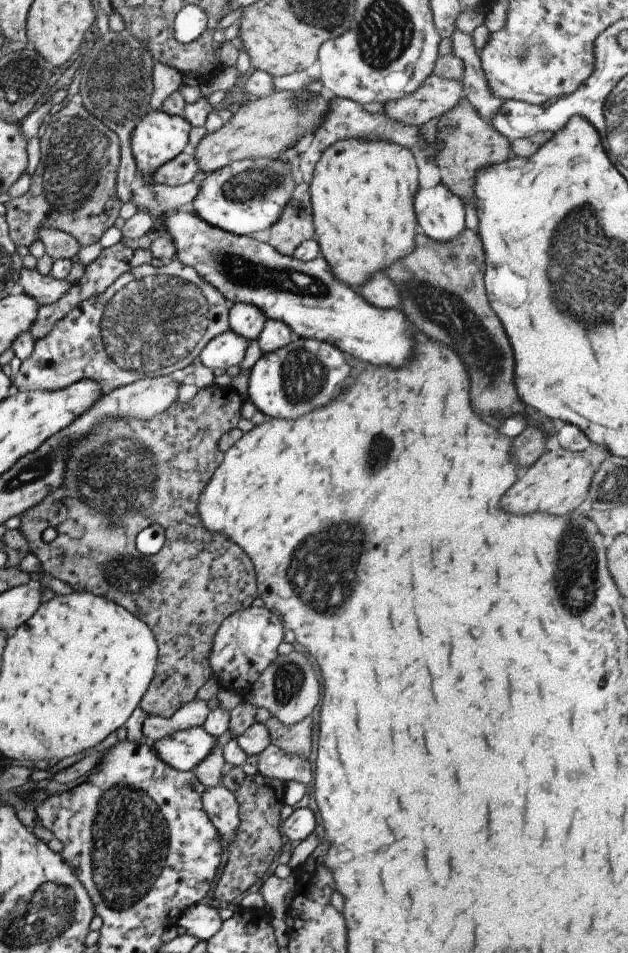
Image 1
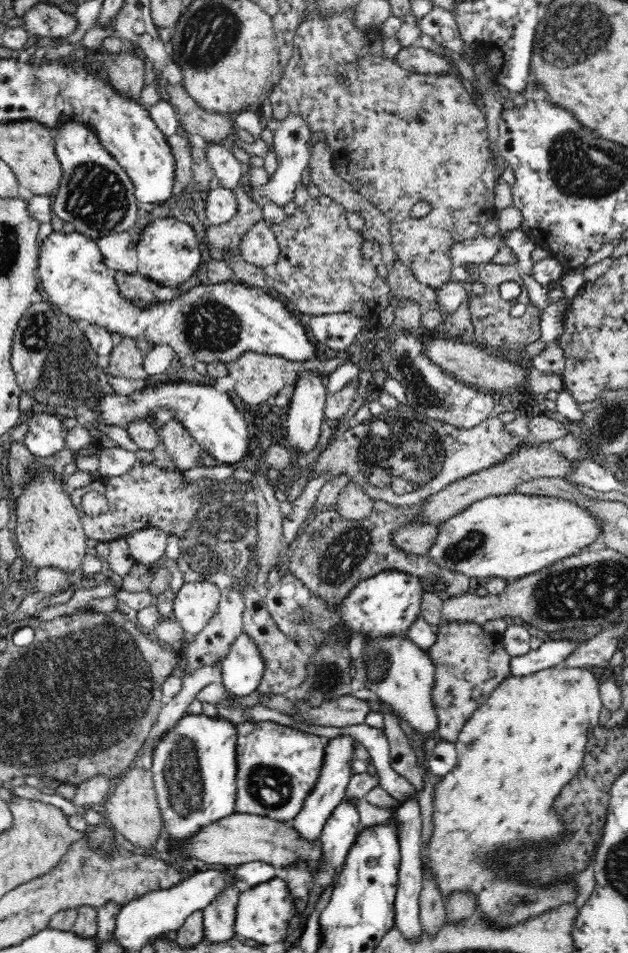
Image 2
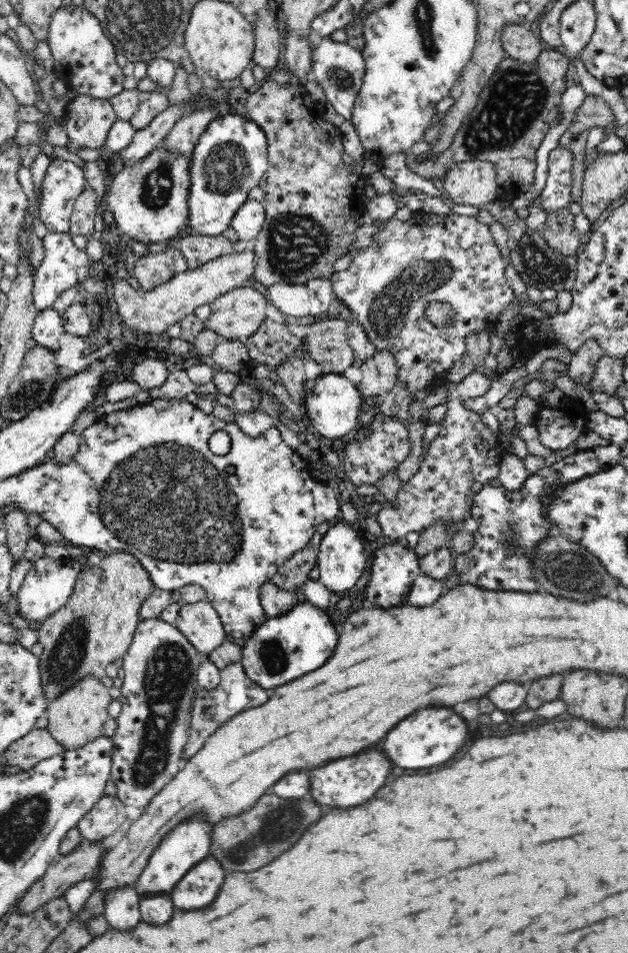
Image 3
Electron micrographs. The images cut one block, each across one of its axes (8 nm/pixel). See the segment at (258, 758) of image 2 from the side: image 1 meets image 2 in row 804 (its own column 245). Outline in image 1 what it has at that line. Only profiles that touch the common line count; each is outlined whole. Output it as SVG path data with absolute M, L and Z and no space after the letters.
M175 211L174 213L169 213L168 215L160 216L164 218L164 225L166 226L168 233L172 240L175 242L175 247L177 250L177 256L180 262L183 262L185 265L192 267L197 270L197 273L204 278L206 282L209 282L212 286L215 286L227 300L233 300L234 303L246 303L249 305L254 305L260 308L260 310L265 313L265 317L267 319L272 319L273 321L282 321L286 326L289 326L299 337L307 338L307 339L316 339L322 342L328 341L332 343L334 346L340 348L340 350L344 350L346 354L350 354L350 356L354 356L354 358L360 358L362 362L370 362L370 364L376 364L376 366L394 366L394 368L400 368L400 366L404 366L408 360L410 360L410 356L412 356L412 348L414 348L414 344L412 344L412 332L410 332L410 328L408 328L408 320L404 318L404 314L400 312L400 310L394 309L382 309L378 310L378 308L374 308L369 302L366 302L359 294L356 294L356 291L350 290L348 286L344 286L342 282L340 282L335 274L331 271L330 265L326 262L326 259L320 255L311 261L301 261L294 256L286 256L280 254L280 251L277 251L275 248L272 248L268 243L263 243L256 241L255 239L250 238L250 236L246 235L237 235L217 226L212 226L208 224L204 219L201 219L194 212L192 213L184 213Z

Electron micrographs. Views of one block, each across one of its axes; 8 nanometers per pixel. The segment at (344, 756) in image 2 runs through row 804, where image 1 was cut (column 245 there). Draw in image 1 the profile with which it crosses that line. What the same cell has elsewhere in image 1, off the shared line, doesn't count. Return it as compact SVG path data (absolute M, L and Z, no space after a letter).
M234 303L229 309L230 329L250 342L256 340L268 319L260 308L246 303Z

